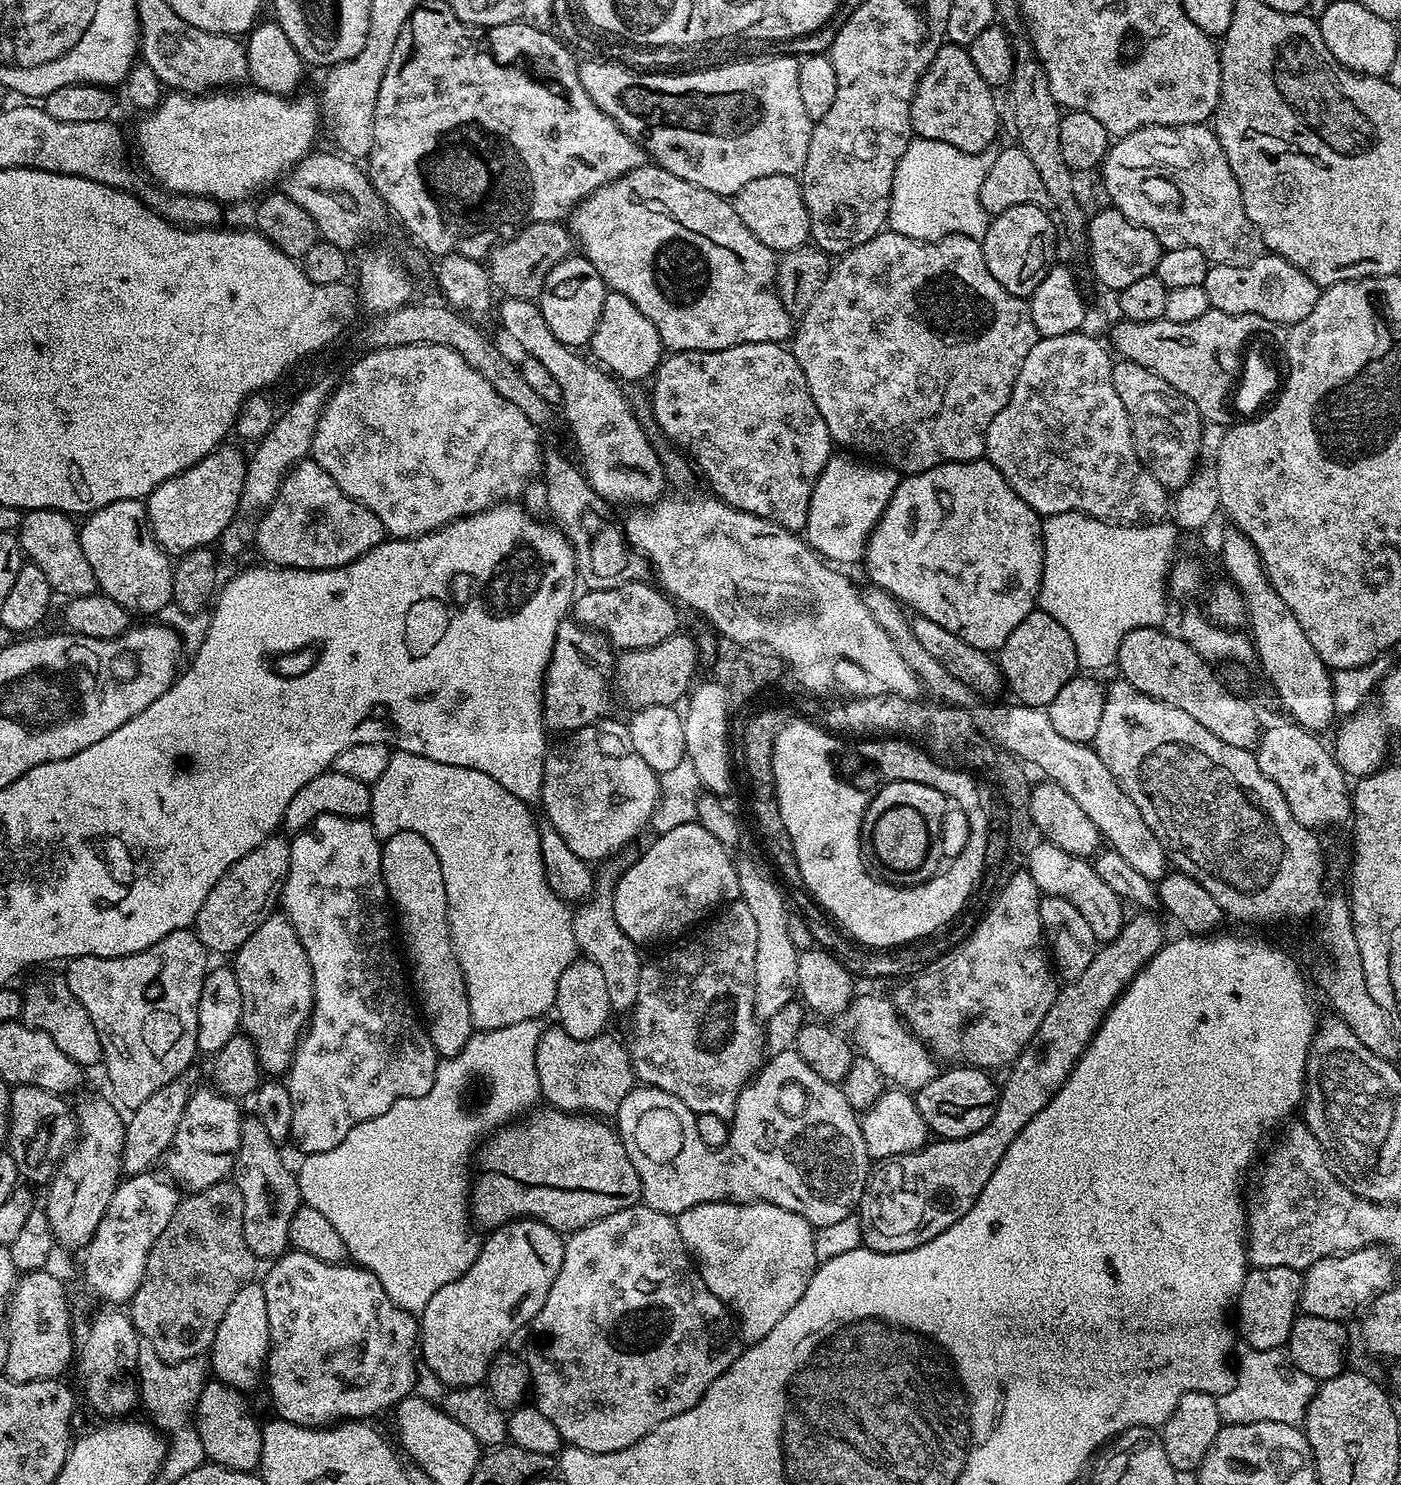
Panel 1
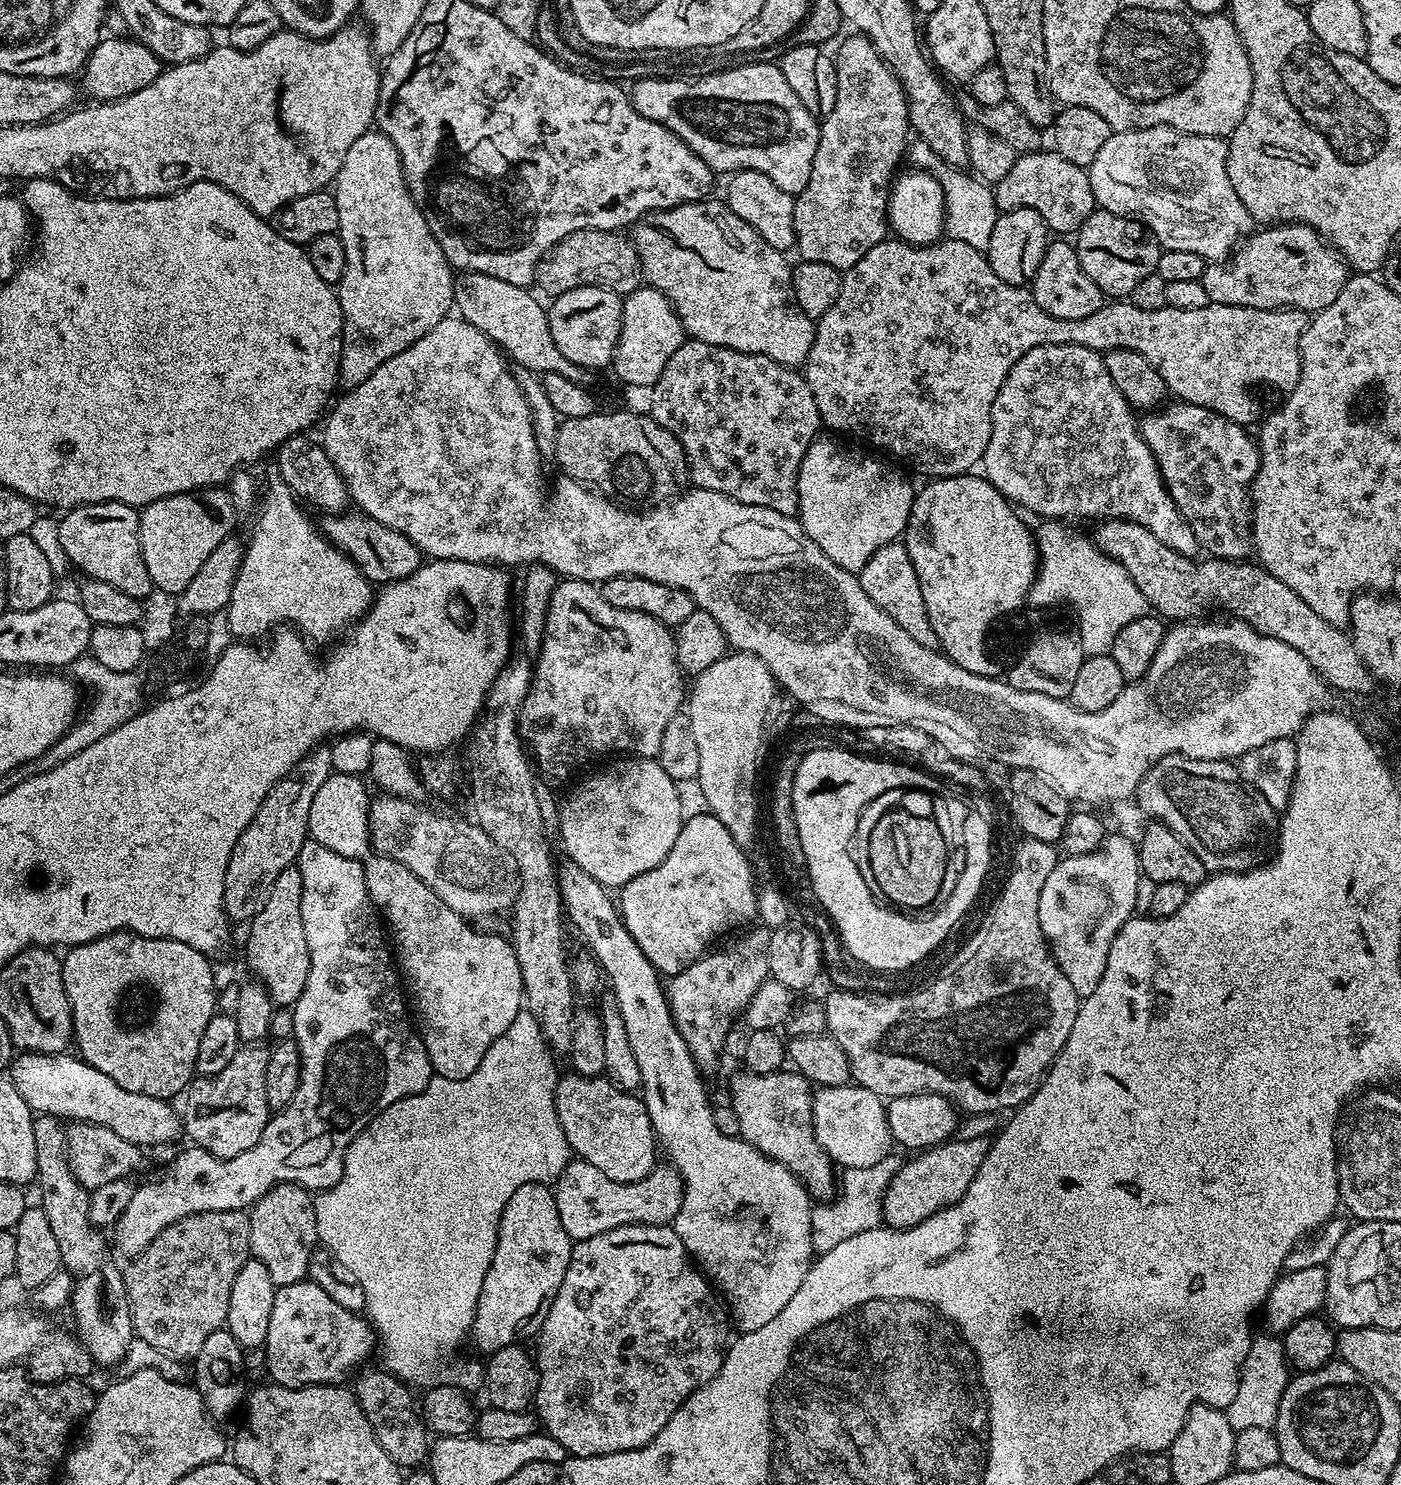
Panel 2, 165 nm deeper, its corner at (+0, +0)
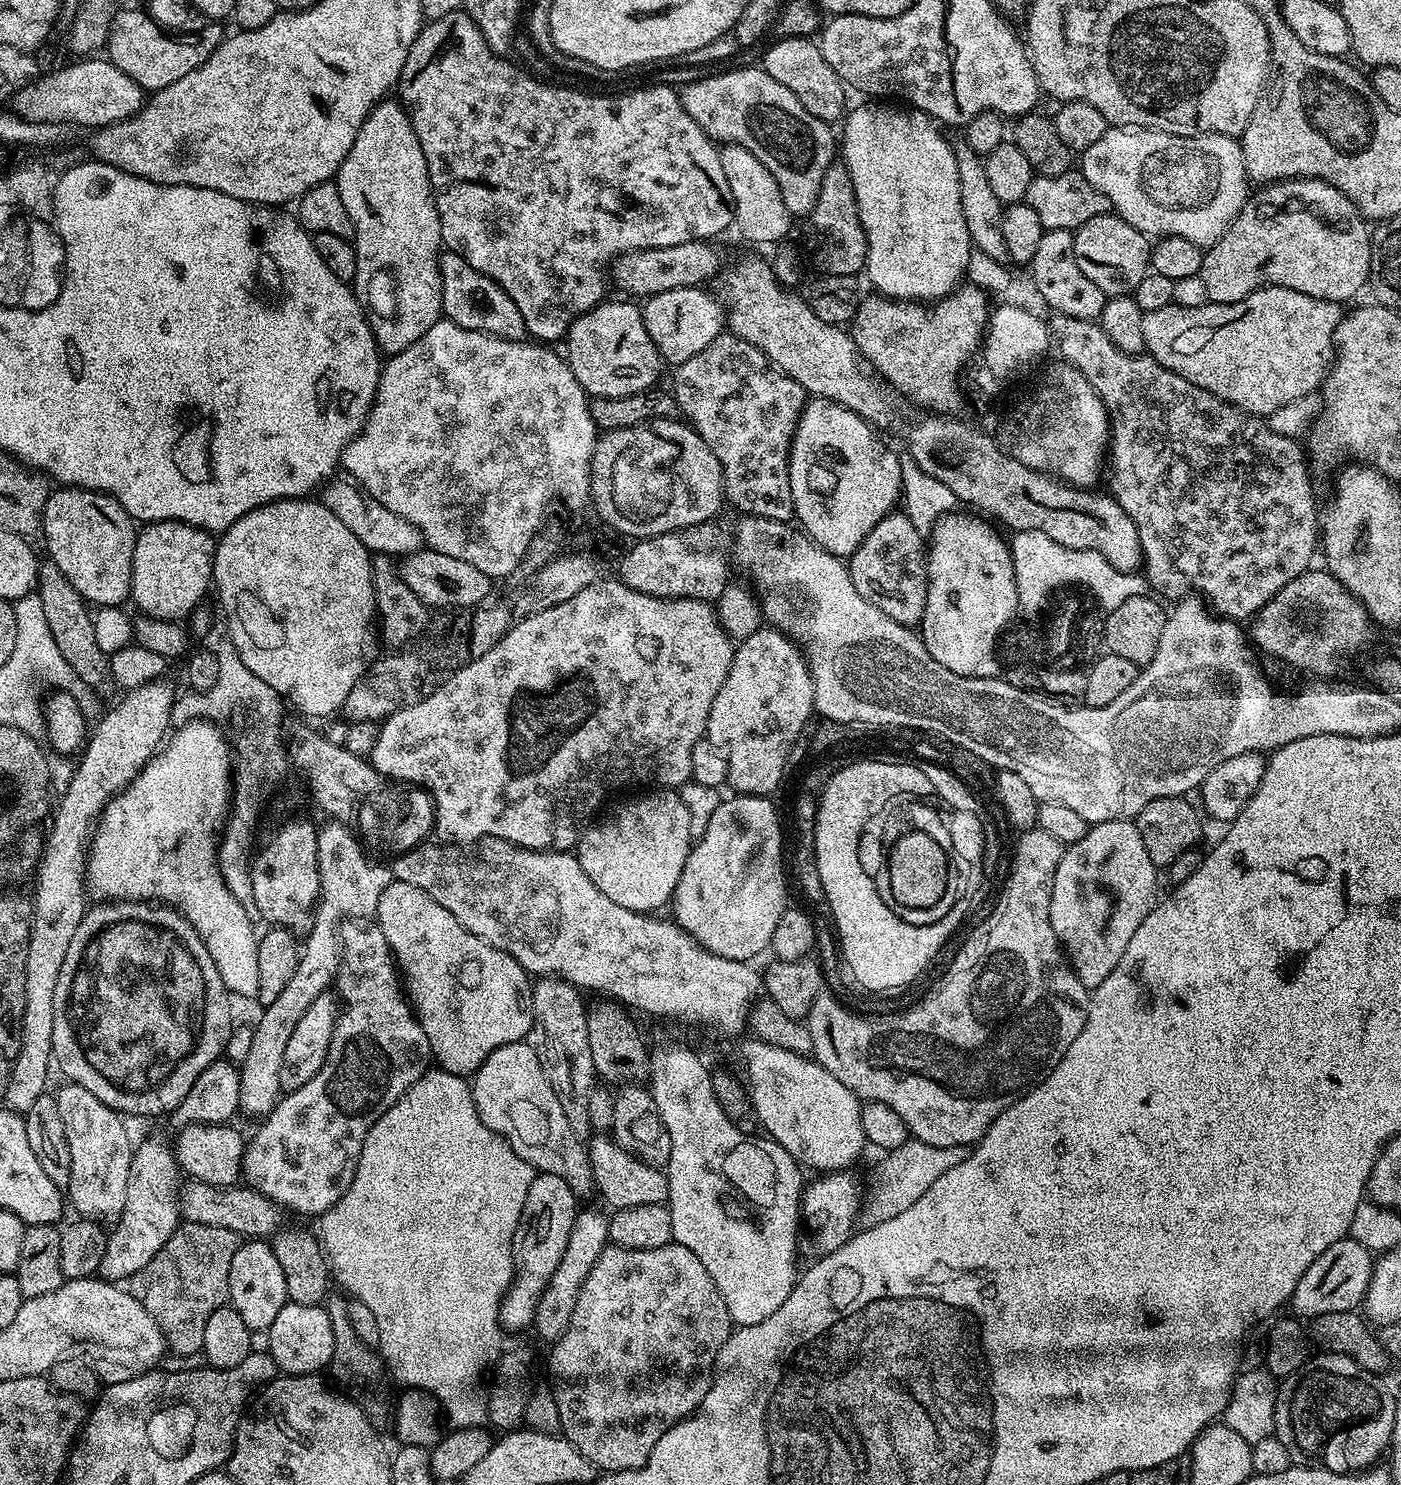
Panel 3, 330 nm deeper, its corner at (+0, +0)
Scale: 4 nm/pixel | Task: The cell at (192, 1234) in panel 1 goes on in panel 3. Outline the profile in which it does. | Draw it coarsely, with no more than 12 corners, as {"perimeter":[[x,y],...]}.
{"perimeter":[[181,1223],[127,1281],[169,1353],[203,1353],[242,1237]]}

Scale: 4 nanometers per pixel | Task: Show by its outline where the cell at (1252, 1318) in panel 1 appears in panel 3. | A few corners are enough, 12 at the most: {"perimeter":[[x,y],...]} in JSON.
{"perimeter":[[1351,1238],[1310,1262],[1290,1308],[1300,1318],[1351,1312],[1374,1256]]}

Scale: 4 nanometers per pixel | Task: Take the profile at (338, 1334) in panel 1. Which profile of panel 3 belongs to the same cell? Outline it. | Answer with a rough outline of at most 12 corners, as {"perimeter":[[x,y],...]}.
{"perimeter":[[284,1304],[268,1328],[277,1369],[320,1374],[334,1354],[327,1310]]}

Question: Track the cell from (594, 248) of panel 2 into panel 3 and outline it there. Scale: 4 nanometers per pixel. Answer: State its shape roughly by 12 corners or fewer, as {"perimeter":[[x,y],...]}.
{"perimeter":[[707,240],[626,252],[610,276],[629,297],[721,275]]}

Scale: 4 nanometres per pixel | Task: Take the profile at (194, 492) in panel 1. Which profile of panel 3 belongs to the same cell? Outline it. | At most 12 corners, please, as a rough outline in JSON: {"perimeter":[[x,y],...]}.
{"perimeter":[[177,520],[136,533],[131,603],[180,622],[213,587],[217,537]]}

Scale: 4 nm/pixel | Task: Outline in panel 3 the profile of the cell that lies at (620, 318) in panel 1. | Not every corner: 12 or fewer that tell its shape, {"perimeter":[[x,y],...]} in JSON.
{"perimeter":[[707,287],[643,301],[644,325],[665,365],[706,350],[726,328]]}

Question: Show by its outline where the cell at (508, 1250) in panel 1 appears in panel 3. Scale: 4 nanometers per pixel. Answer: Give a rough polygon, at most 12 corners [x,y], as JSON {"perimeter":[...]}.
{"perimeter":[[541,1172],[512,1247],[501,1329],[533,1323],[574,1226],[578,1198]]}

